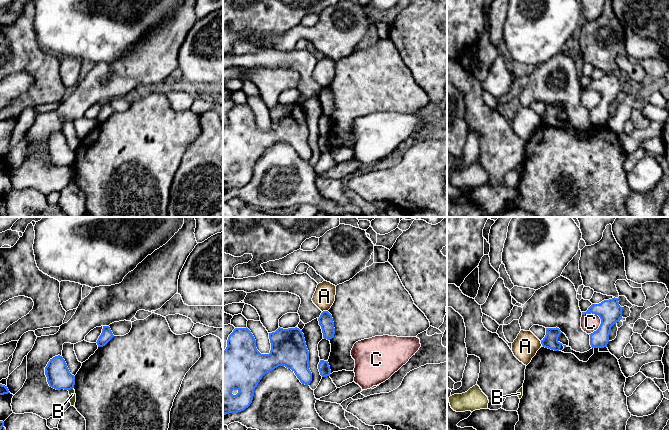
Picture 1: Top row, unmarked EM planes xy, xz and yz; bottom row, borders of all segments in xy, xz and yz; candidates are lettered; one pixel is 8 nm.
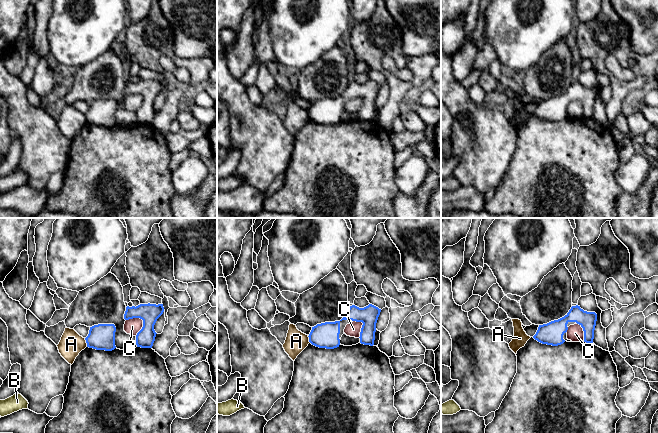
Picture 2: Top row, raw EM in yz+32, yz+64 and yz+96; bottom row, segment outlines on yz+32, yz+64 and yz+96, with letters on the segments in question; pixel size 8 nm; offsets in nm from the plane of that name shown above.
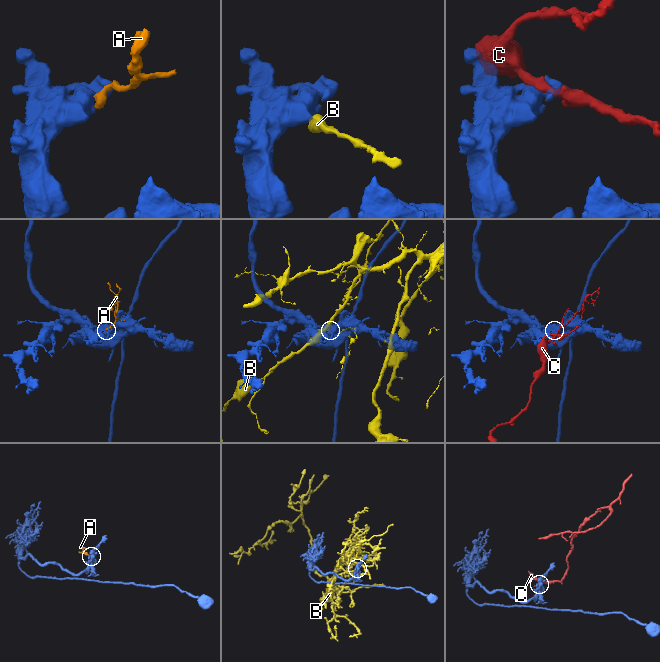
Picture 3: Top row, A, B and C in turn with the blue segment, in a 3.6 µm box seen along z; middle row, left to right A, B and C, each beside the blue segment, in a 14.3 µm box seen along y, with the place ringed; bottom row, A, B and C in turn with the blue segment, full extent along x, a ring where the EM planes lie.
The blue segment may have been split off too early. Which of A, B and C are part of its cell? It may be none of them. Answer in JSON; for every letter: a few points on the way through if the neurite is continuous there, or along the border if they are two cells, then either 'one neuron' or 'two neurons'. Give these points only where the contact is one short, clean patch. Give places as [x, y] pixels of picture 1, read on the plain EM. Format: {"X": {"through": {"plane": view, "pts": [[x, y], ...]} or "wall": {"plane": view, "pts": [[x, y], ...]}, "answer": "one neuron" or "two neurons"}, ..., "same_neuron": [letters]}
{"A": {"wall": {"plane": "xz", "pts": [[327, 86], [322, 88]]}, "answer": "two neurons"}, "B": {"wall": {"plane": "xy", "pts": [[73, 163], [68, 166]]}, "answer": "two neurons"}, "C": {"answer": "two neurons"}, "same_neuron": []}

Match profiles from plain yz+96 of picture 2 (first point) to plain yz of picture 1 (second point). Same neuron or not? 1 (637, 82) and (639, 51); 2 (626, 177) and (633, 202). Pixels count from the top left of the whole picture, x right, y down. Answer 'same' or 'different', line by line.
1: different
2: different

